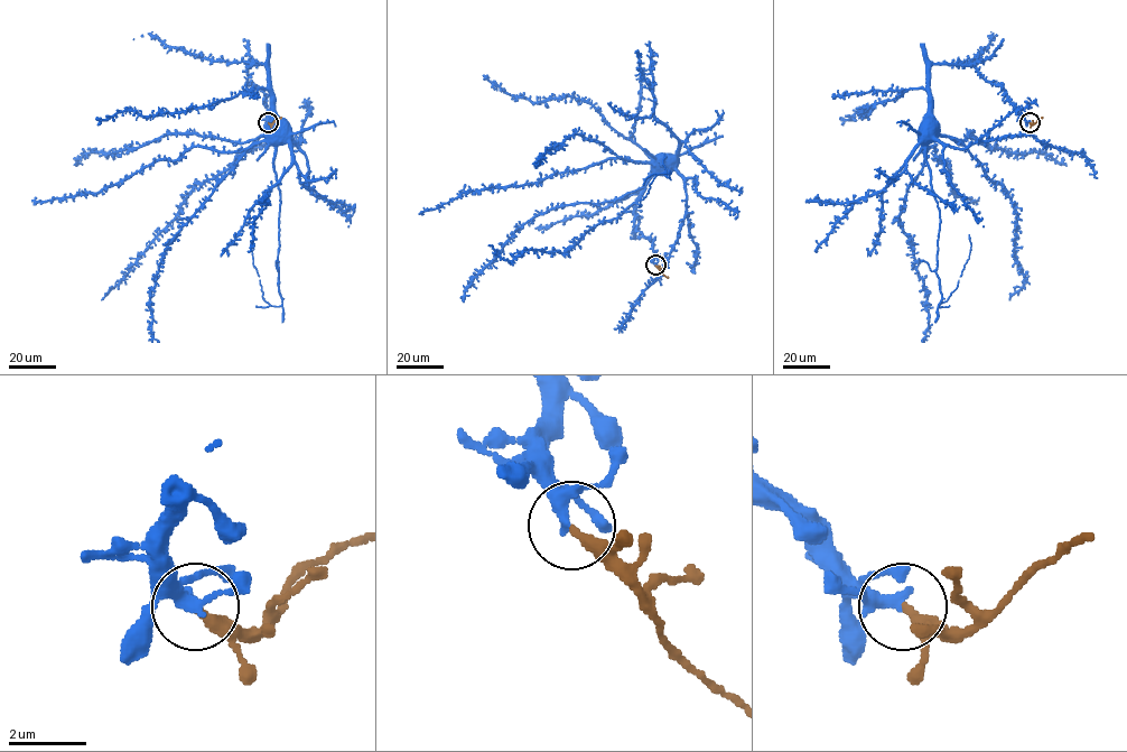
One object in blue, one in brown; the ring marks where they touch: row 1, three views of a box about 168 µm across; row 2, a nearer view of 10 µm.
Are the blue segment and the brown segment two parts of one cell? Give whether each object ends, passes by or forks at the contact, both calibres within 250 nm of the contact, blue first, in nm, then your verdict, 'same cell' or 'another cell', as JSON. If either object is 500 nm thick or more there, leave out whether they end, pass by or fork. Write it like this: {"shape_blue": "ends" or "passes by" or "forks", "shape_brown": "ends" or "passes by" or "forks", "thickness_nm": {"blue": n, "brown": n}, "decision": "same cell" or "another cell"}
{"shape_blue": "passes by", "shape_brown": "ends", "thickness_nm": {"blue": 280, "brown": 280}, "decision": "another cell"}

